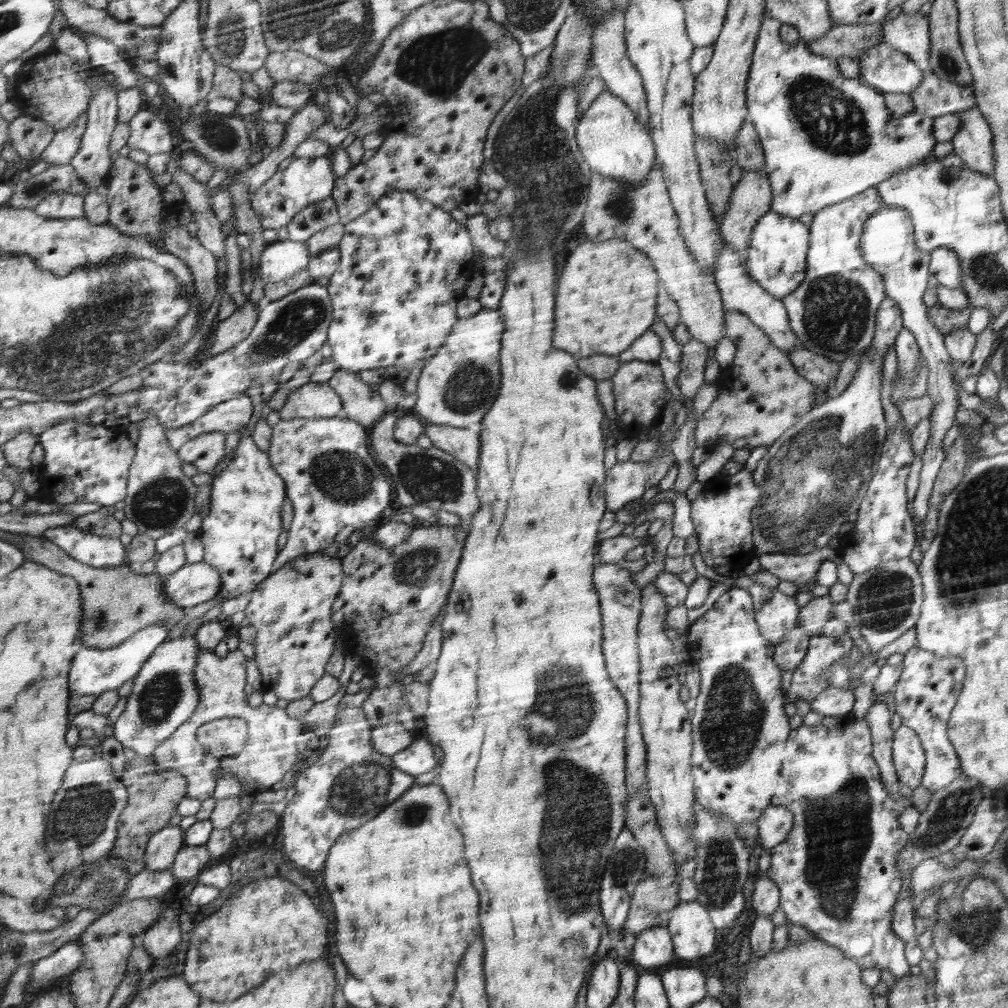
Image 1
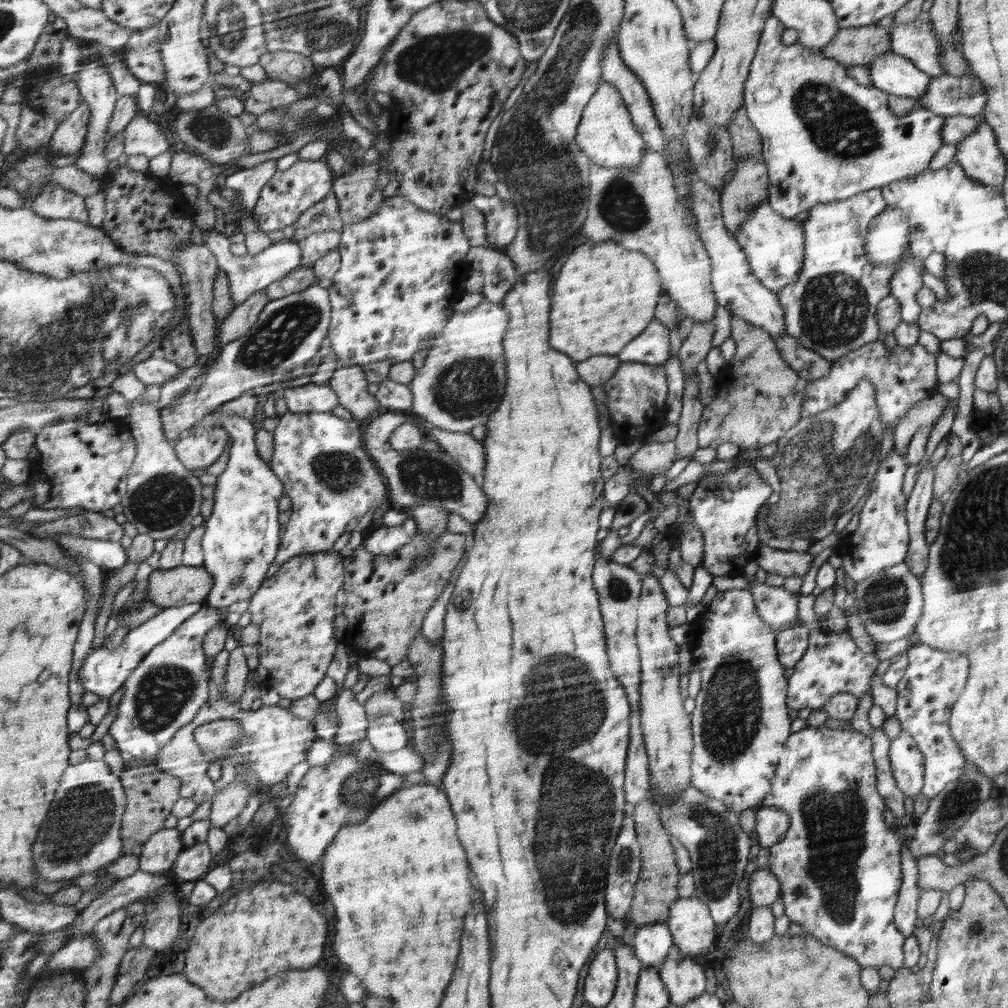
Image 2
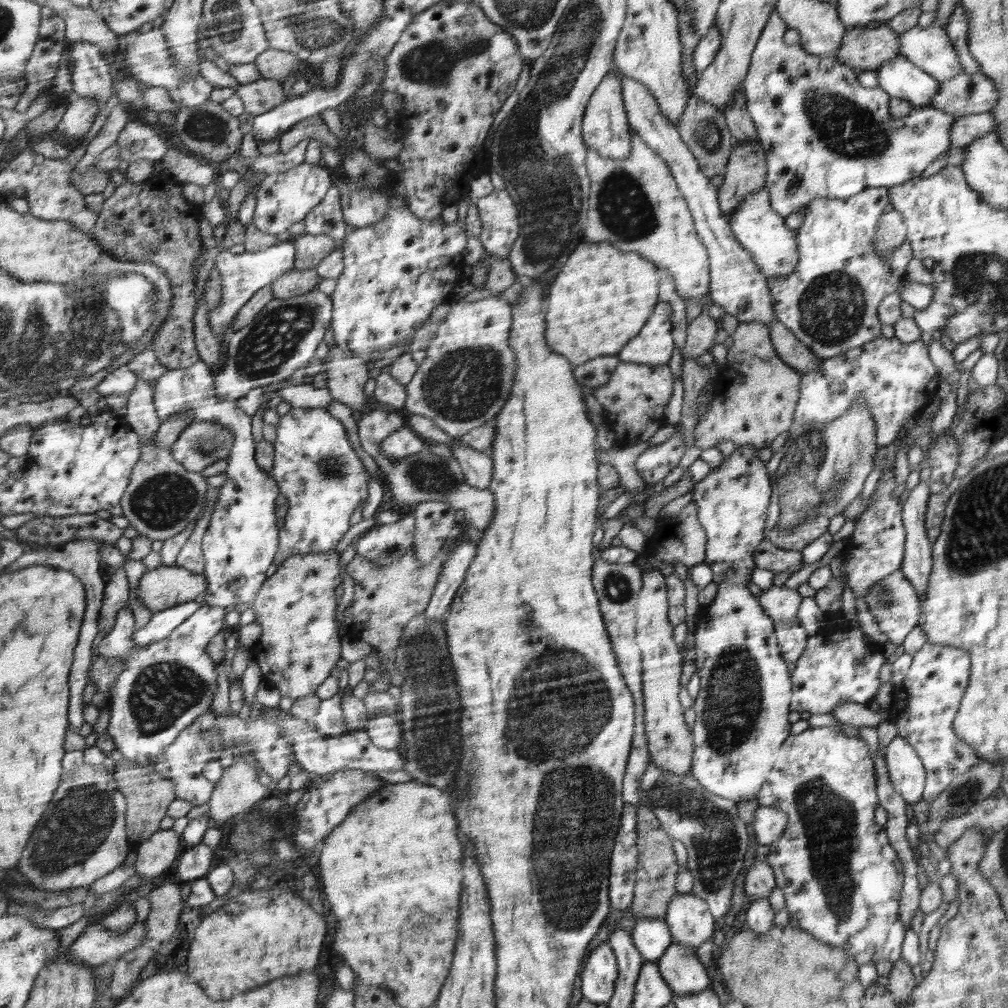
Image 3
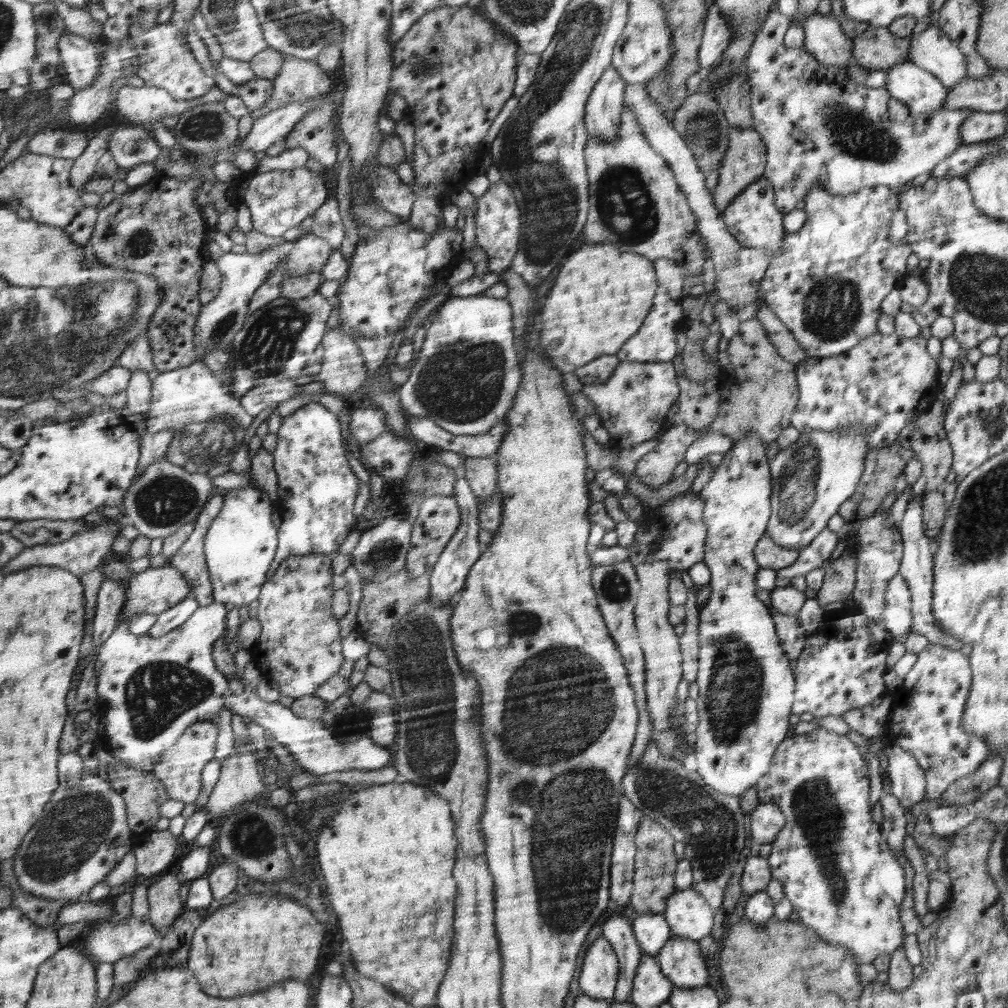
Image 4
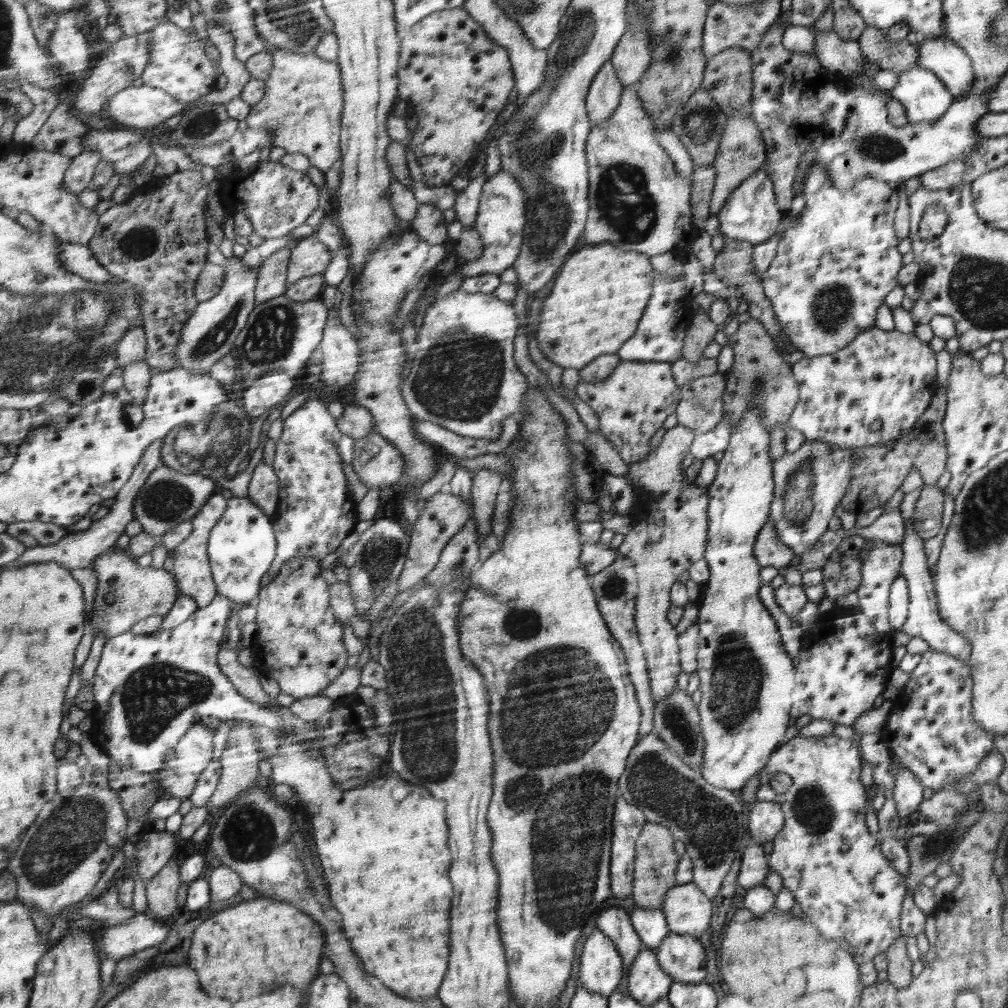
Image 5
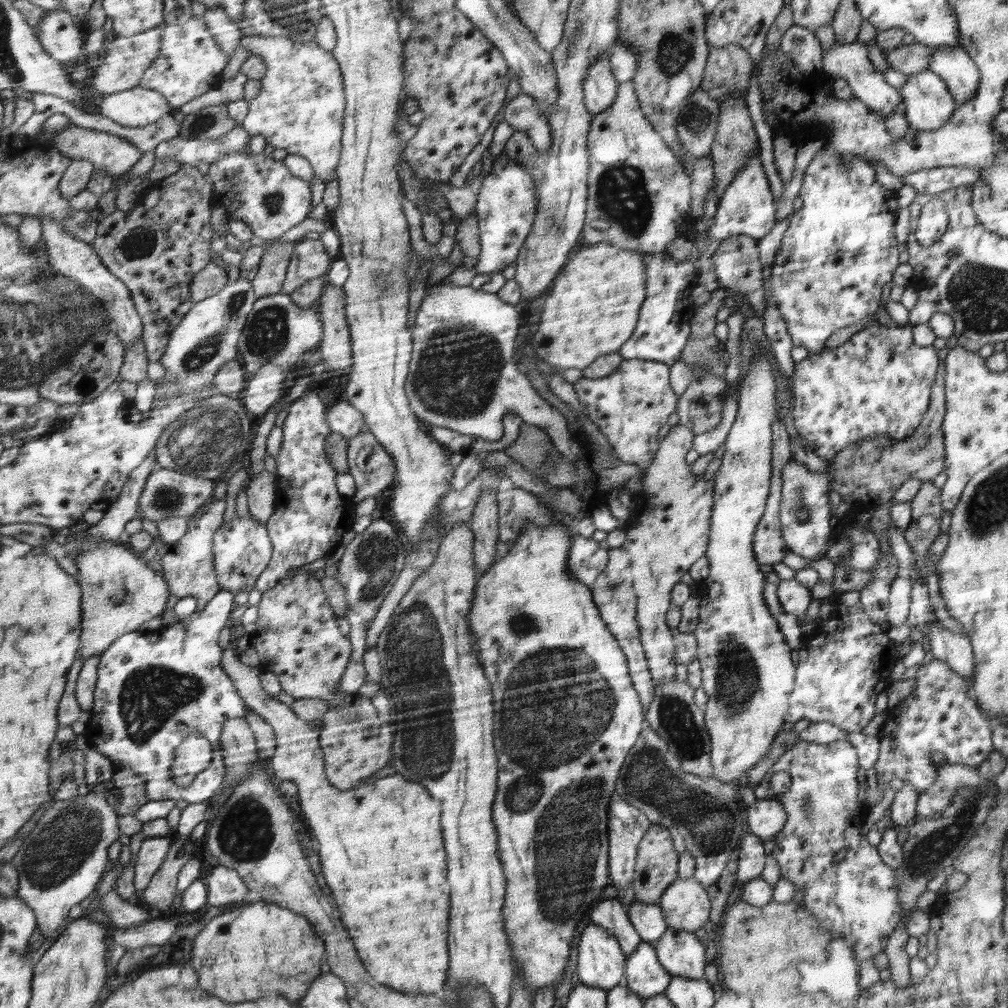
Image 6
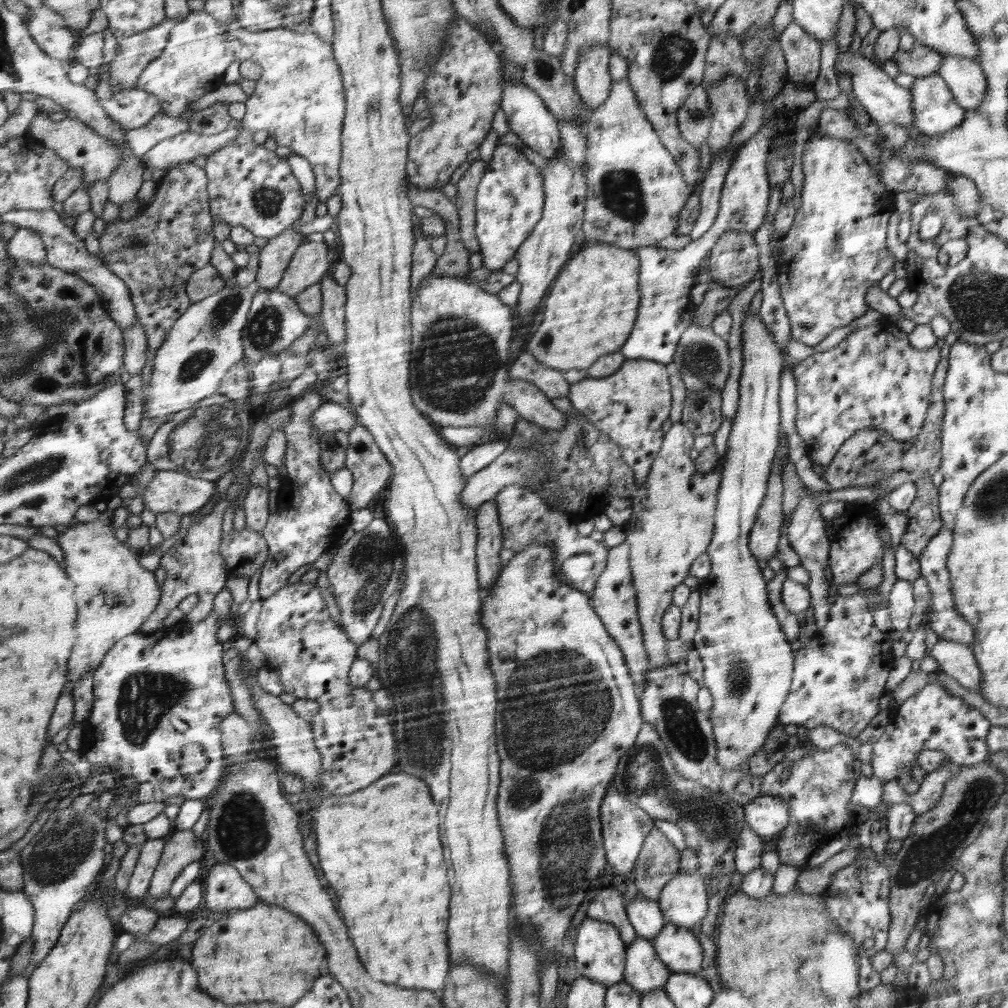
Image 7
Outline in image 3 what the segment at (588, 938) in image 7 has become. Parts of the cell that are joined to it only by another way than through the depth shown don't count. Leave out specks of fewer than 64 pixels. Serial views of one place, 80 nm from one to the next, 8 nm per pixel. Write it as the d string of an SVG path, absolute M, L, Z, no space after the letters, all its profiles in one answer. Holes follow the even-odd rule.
M600 944L588 955L580 977L580 988L584 999L592 1004L608 1004L614 994L616 980L615 952L608 944Z

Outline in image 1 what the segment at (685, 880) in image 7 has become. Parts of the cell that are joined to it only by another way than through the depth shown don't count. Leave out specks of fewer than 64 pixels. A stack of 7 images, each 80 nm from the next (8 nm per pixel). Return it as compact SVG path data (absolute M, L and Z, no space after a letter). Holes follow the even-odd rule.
M697 901L681 902L665 926L671 935L675 956L696 960L714 950L714 922L710 910Z

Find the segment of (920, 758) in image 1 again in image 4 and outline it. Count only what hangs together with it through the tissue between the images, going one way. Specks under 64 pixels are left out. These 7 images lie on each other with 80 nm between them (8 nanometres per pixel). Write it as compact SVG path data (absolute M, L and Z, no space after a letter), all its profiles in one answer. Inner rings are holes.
M886 744L891 793L899 800L906 811L926 798L926 773L918 761L897 744Z

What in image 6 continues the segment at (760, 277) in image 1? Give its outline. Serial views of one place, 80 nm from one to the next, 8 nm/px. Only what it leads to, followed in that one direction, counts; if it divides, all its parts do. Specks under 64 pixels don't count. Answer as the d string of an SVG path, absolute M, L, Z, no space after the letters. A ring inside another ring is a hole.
M760 153L752 155L747 162L749 163L746 163L741 171L736 173L735 179L732 179L730 187L717 204L715 222L707 230L710 242L739 235L746 235L758 241L774 230L777 222L775 215L777 201L774 200L770 191L770 183L762 167Z

